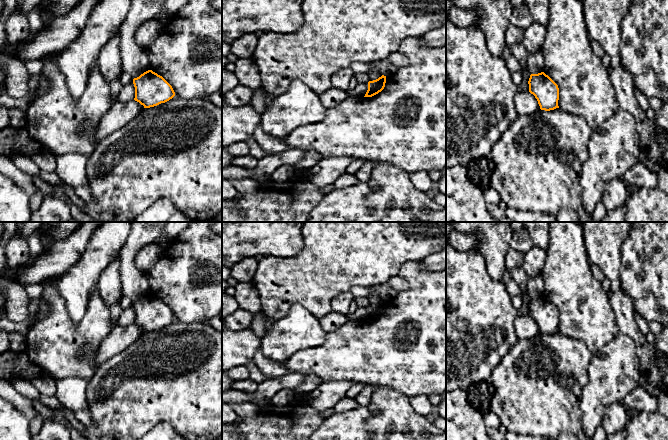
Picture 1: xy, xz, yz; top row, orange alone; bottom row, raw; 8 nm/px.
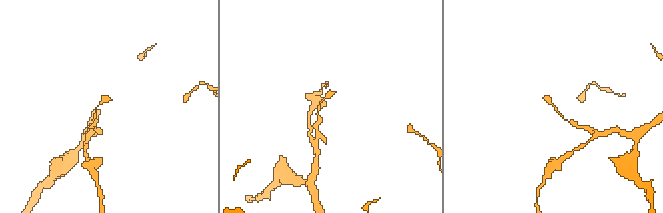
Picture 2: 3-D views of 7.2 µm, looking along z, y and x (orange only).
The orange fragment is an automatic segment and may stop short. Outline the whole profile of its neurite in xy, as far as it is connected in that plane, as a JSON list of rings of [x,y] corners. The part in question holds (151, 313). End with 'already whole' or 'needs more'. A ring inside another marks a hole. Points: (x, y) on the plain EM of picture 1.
[[[148,294],[133,303],[135,311],[134,324],[144,332],[165,327],[175,320],[172,310],[160,299]]]; already whole

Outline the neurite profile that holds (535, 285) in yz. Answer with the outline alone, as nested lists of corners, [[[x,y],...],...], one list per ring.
[[[541,274],[529,276],[526,283],[527,291],[531,298],[543,296],[544,283]]]

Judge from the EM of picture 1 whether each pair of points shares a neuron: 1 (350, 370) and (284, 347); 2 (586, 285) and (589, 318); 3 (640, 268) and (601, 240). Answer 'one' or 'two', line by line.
1: two
2: one
3: two

